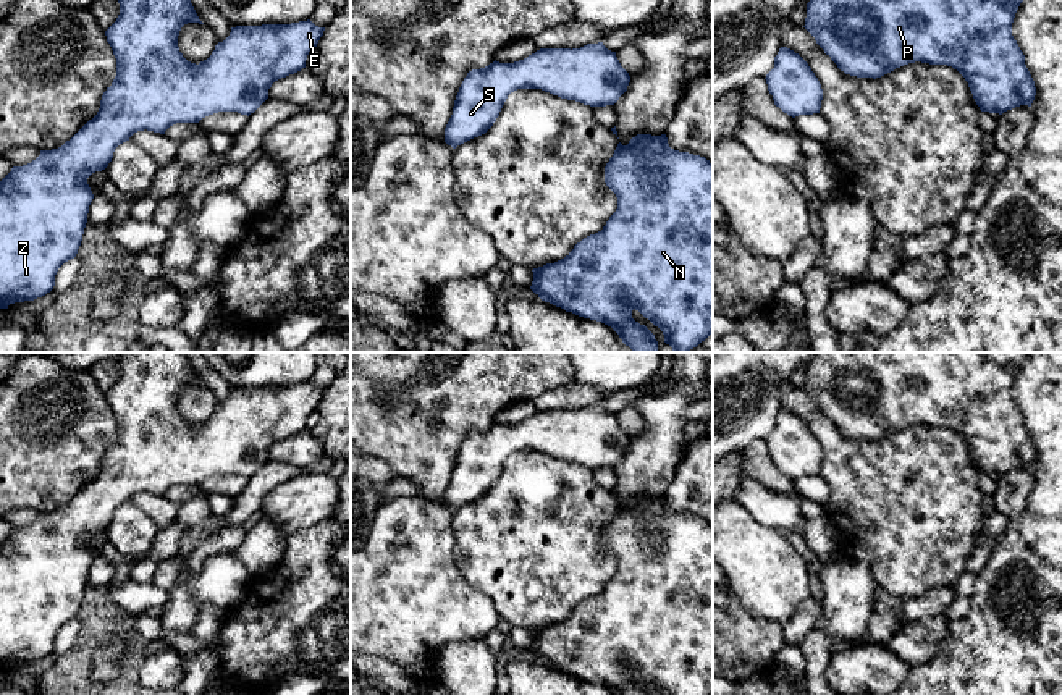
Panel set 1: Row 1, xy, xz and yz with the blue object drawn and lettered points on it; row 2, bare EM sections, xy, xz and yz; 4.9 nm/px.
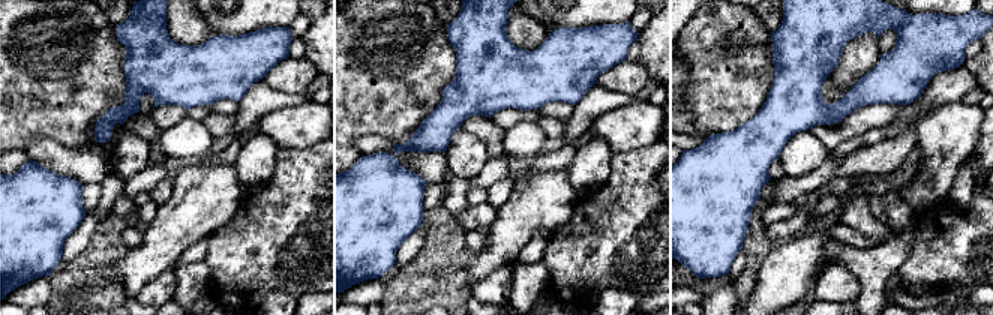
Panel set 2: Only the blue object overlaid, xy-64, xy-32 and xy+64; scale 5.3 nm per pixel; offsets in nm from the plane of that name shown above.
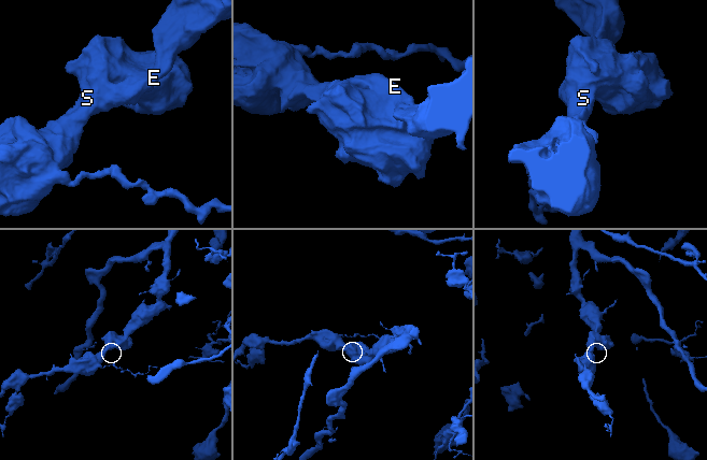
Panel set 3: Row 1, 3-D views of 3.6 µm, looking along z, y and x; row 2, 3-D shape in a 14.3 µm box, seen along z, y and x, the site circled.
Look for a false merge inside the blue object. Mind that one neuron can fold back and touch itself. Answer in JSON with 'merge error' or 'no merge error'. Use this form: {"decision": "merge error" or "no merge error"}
{"decision": "no merge error"}

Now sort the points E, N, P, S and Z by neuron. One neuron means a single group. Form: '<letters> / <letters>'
E N P S Z

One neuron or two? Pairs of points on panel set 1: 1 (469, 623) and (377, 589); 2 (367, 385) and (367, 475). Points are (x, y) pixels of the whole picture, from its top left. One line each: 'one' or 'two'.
1: one
2: two

